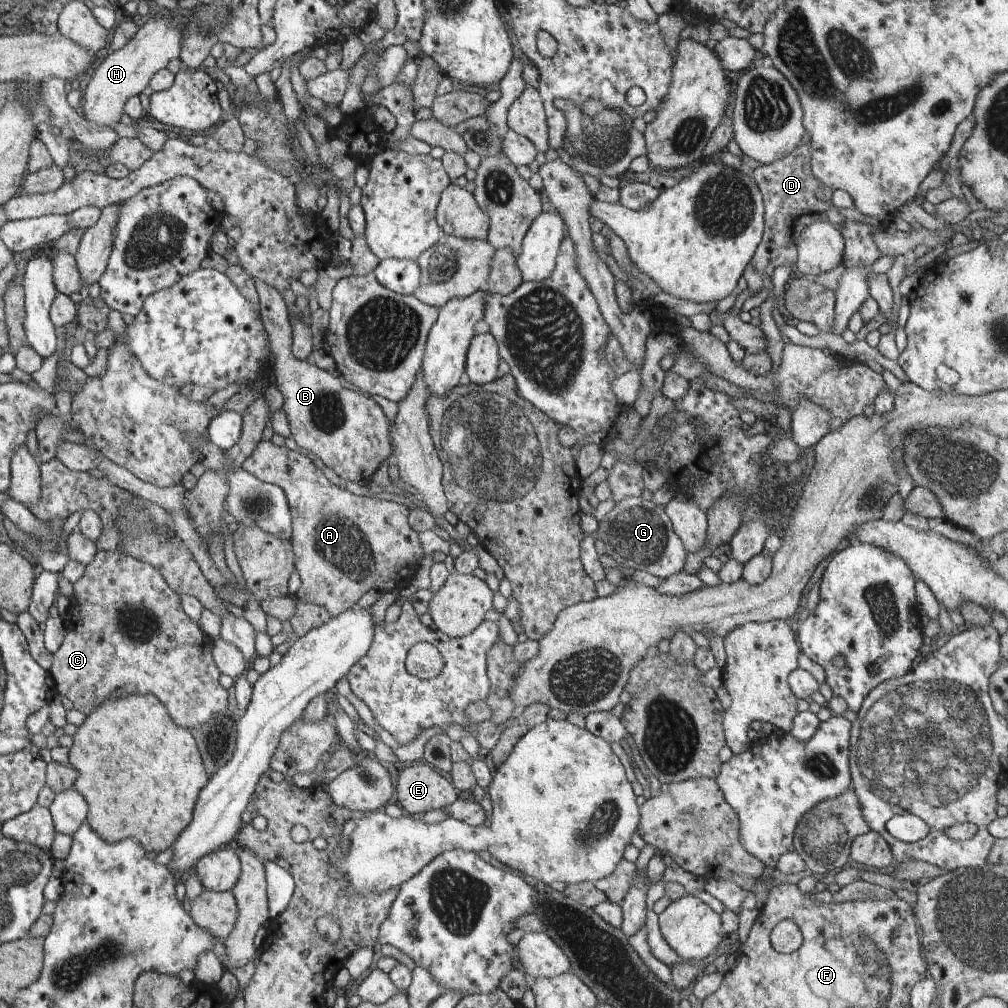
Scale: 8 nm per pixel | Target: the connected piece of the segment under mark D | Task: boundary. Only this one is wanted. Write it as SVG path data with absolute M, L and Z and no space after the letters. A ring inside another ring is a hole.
M810 144L797 145L787 156L753 170L746 170L761 193L764 206L764 227L761 240L749 264L760 274L763 281L769 281L775 267L787 264L795 269L797 243L802 230L815 221L827 221L825 211L831 202L820 200L815 195L817 188L825 187L810 171Z

